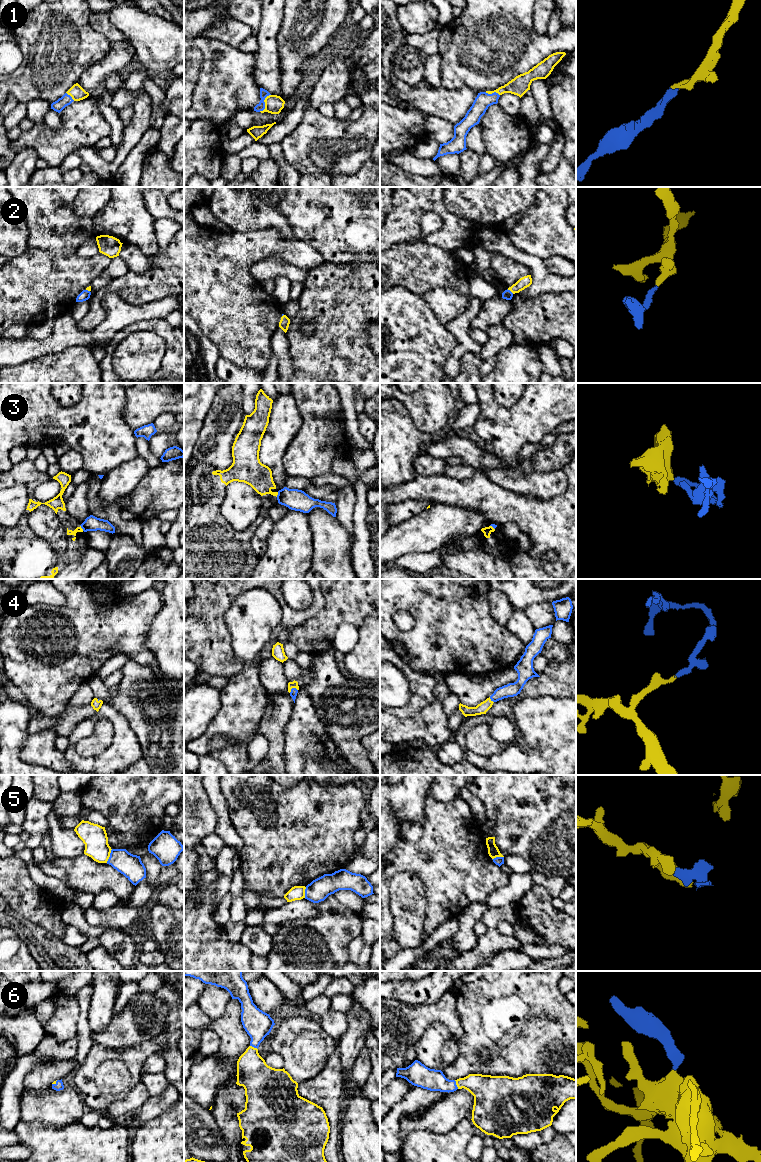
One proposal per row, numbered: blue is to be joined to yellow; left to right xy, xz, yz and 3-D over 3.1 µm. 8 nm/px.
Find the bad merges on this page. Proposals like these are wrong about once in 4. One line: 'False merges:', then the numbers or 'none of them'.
False merges: 3, 5

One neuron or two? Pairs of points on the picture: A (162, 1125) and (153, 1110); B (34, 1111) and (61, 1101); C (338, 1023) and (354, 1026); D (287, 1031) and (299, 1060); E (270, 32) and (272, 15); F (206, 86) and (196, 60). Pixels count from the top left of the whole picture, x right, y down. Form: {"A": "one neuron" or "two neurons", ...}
{"A": "two neurons", "B": "one neuron", "C": "two neurons", "D": "one neuron", "E": "one neuron", "F": "two neurons"}

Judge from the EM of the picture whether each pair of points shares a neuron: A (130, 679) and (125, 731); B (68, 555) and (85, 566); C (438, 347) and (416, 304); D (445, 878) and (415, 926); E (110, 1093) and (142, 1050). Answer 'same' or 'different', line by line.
A: different
B: different
C: same
D: different
E: same

